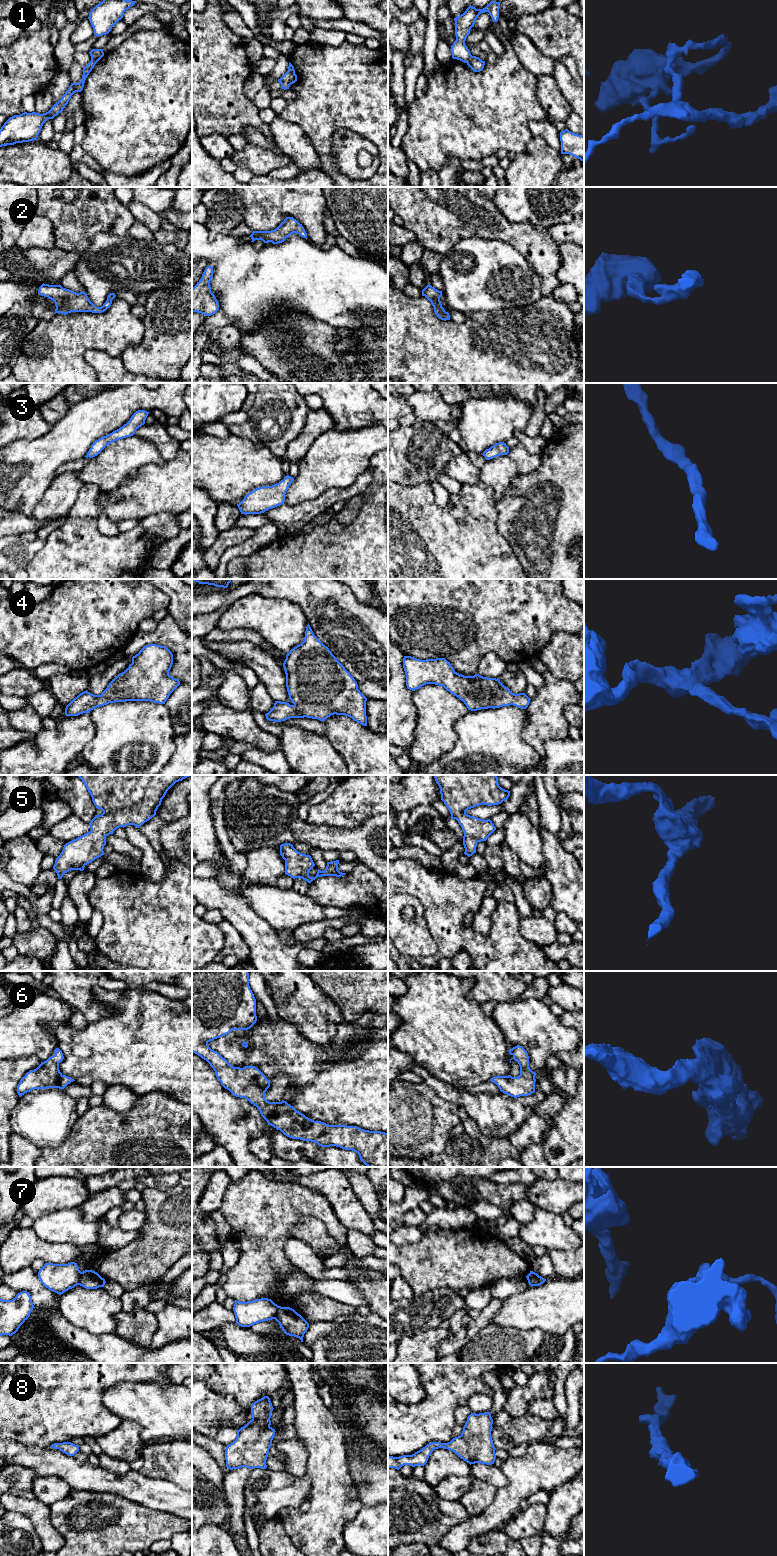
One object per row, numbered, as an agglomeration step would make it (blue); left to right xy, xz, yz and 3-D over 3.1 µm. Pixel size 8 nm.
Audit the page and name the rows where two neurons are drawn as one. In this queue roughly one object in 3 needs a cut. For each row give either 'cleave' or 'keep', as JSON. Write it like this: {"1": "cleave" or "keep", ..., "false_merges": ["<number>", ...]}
{"1": "cleave", "2": "keep", "3": "keep", "4": "keep", "5": "keep", "6": "keep", "7": "cleave", "8": "keep", "false_merges": ["1", "7"]}

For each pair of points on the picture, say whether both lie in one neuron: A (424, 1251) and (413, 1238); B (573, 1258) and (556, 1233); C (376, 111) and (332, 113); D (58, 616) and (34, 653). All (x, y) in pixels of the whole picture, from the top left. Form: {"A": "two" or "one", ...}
{"A": "two", "B": "two", "C": "one", "D": "one"}

